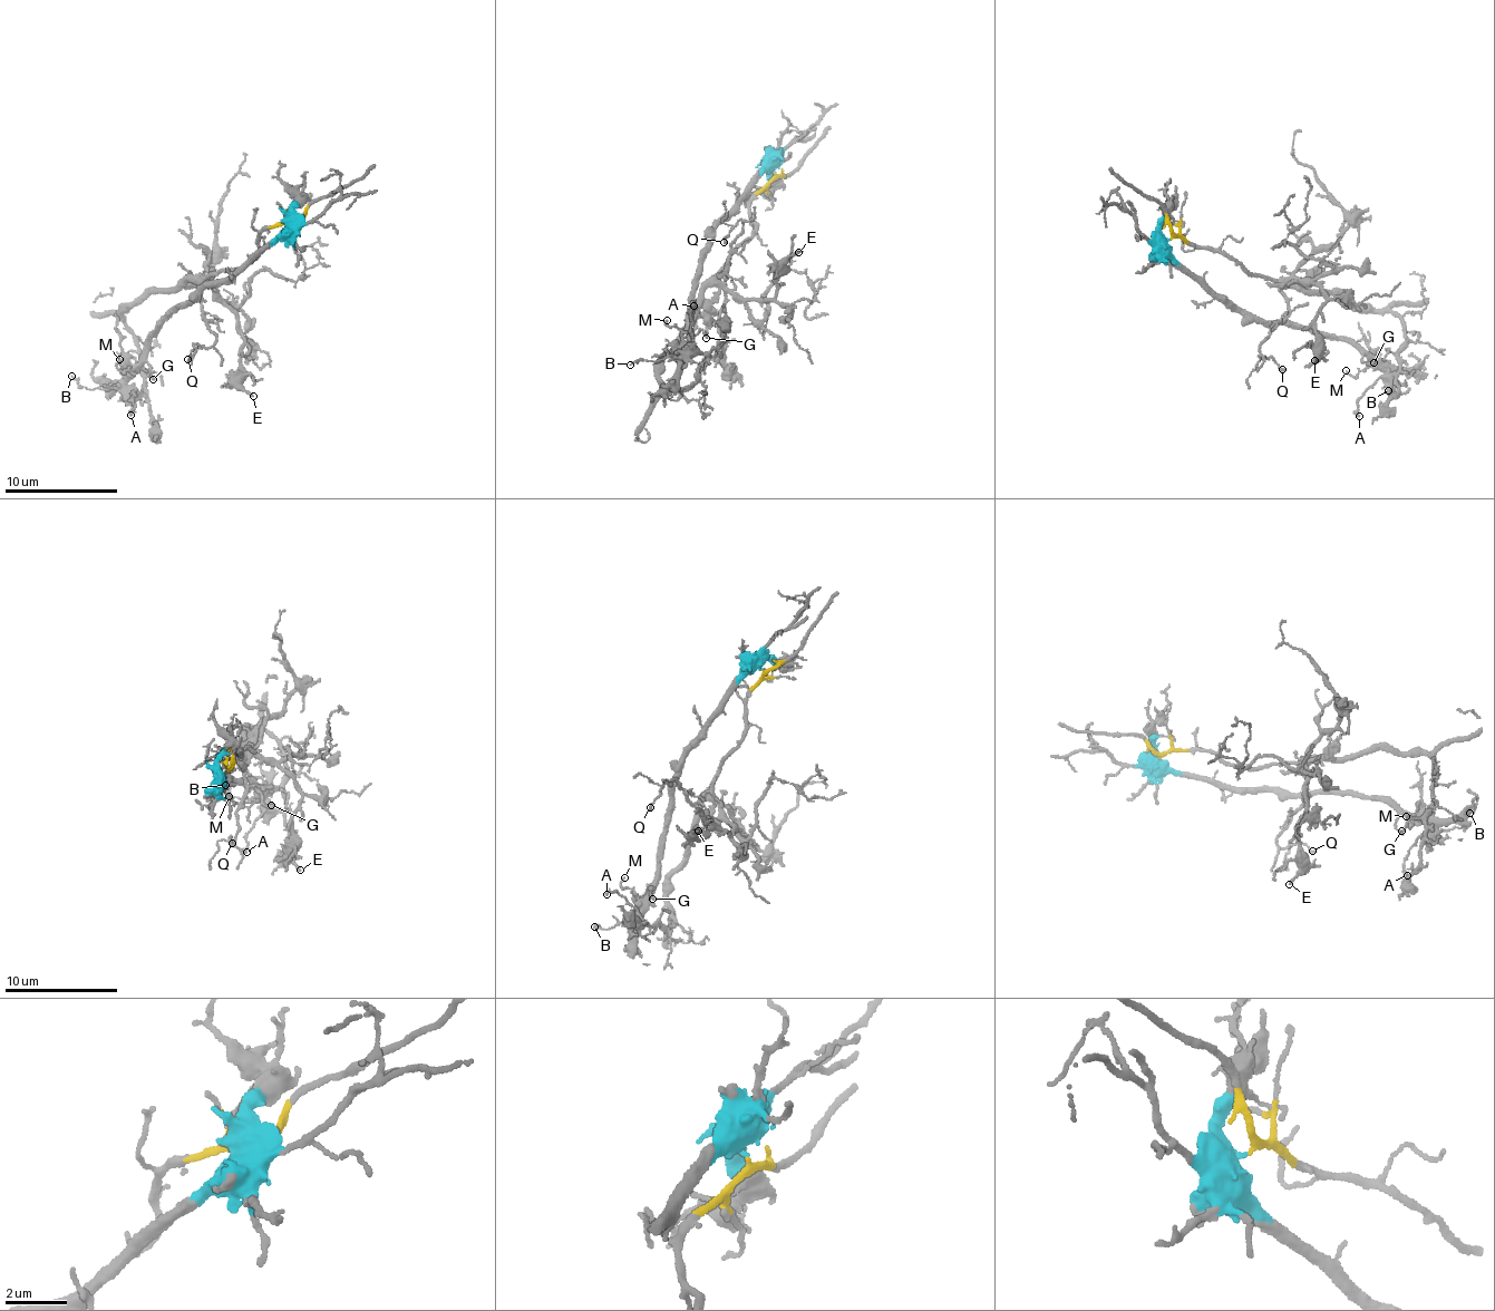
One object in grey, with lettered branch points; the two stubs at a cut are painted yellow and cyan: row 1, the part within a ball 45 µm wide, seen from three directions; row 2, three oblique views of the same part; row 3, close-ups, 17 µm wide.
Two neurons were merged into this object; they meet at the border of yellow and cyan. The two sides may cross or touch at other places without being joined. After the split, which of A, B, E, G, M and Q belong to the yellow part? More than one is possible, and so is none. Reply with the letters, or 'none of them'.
E, Q

